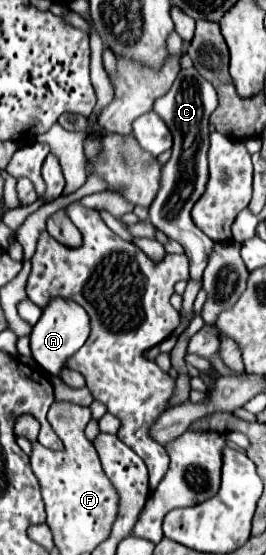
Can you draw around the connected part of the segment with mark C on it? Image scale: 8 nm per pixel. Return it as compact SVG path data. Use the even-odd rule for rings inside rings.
M194 66L180 70L172 88L154 104L154 112L162 116L174 136L174 148L172 158L162 168L162 188L160 196L152 202L150 222L168 238L184 246L186 256L190 258L190 278L202 278L214 246L214 242L192 222L190 210L204 194L204 186L208 182L208 118L216 106L218 96L214 86L204 80Z

